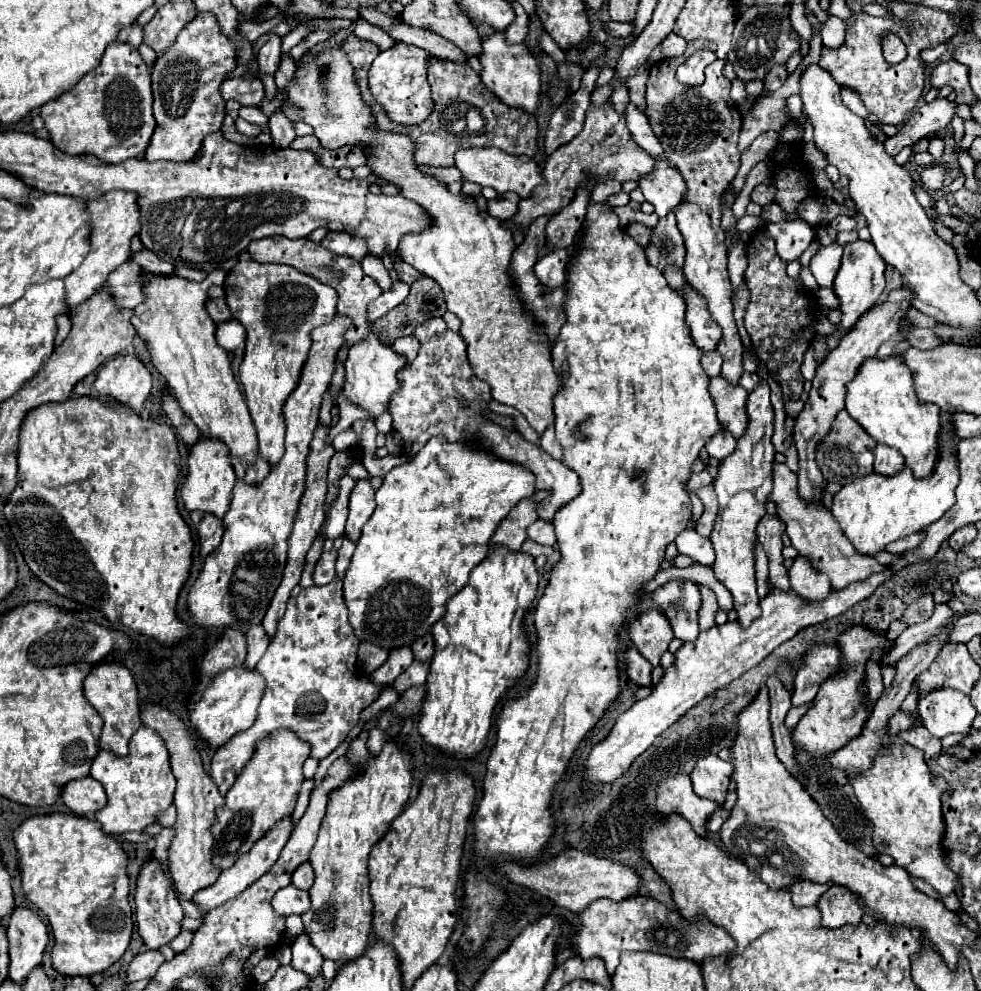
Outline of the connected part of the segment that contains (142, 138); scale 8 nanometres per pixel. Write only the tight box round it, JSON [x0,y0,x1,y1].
[39,42,155,164]

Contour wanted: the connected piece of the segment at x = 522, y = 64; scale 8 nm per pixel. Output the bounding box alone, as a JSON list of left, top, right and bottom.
[481,32,541,114]

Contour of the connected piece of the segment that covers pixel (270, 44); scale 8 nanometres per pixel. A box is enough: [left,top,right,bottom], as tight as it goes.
[257,36,281,74]

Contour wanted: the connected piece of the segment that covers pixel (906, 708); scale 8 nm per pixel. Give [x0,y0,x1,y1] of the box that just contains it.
[899,686,919,718]

